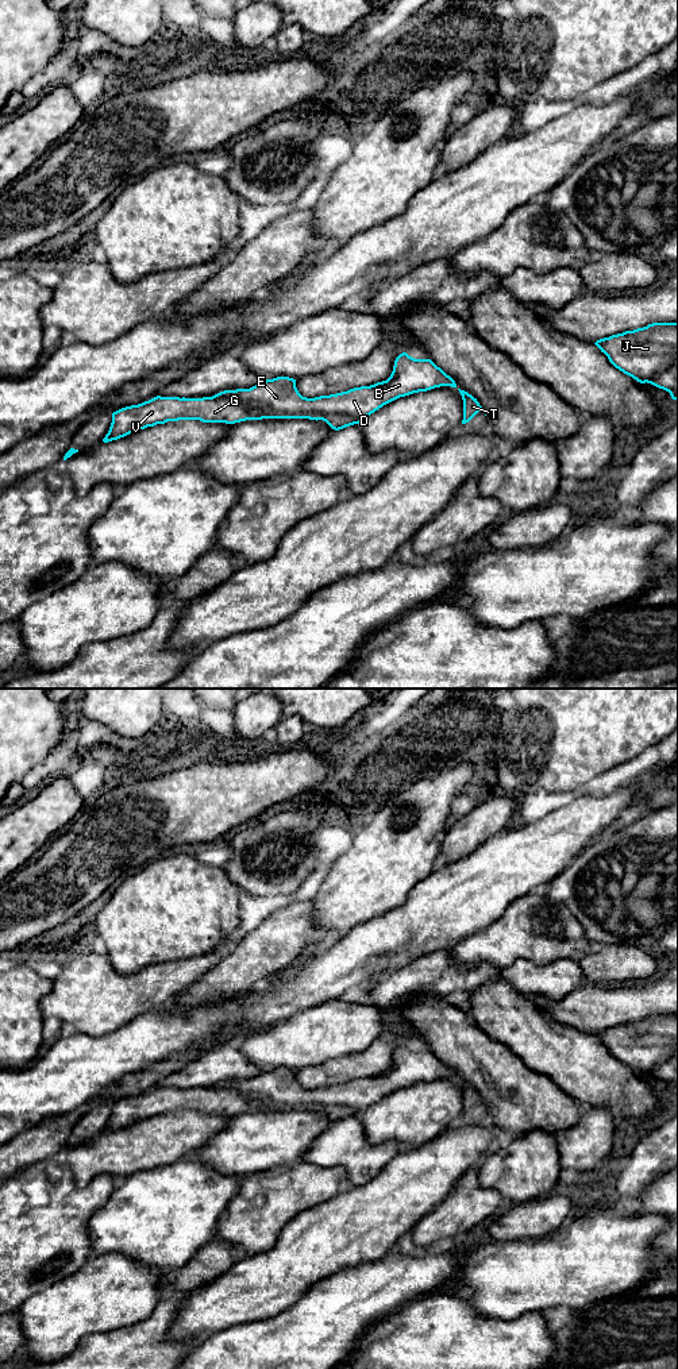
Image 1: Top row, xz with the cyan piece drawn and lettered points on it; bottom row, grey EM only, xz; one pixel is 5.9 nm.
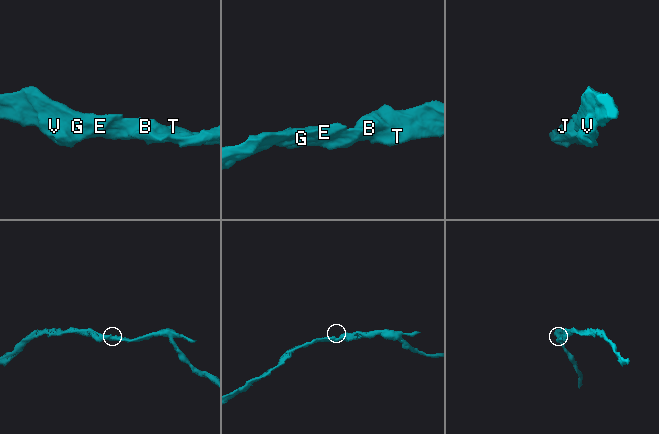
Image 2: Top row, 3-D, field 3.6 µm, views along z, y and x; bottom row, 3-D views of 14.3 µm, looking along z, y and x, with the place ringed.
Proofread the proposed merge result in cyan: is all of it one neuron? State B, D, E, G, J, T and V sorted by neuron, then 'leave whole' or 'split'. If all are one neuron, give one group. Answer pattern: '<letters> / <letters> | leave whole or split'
B D E G J T V | leave whole

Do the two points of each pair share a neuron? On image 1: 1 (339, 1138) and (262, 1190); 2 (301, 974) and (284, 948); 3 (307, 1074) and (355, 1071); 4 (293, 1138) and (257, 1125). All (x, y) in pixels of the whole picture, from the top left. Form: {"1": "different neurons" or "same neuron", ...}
{"1": "same neuron", "2": "different neurons", "3": "same neuron", "4": "same neuron"}

